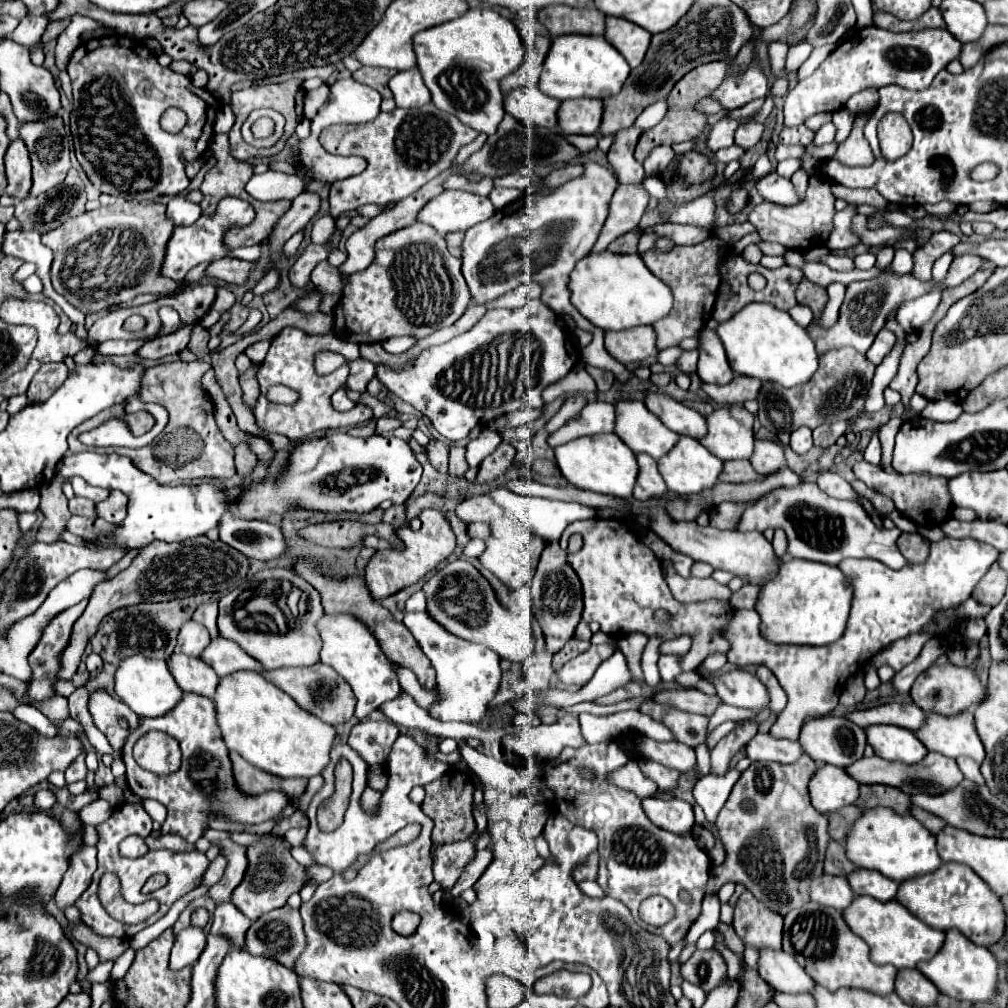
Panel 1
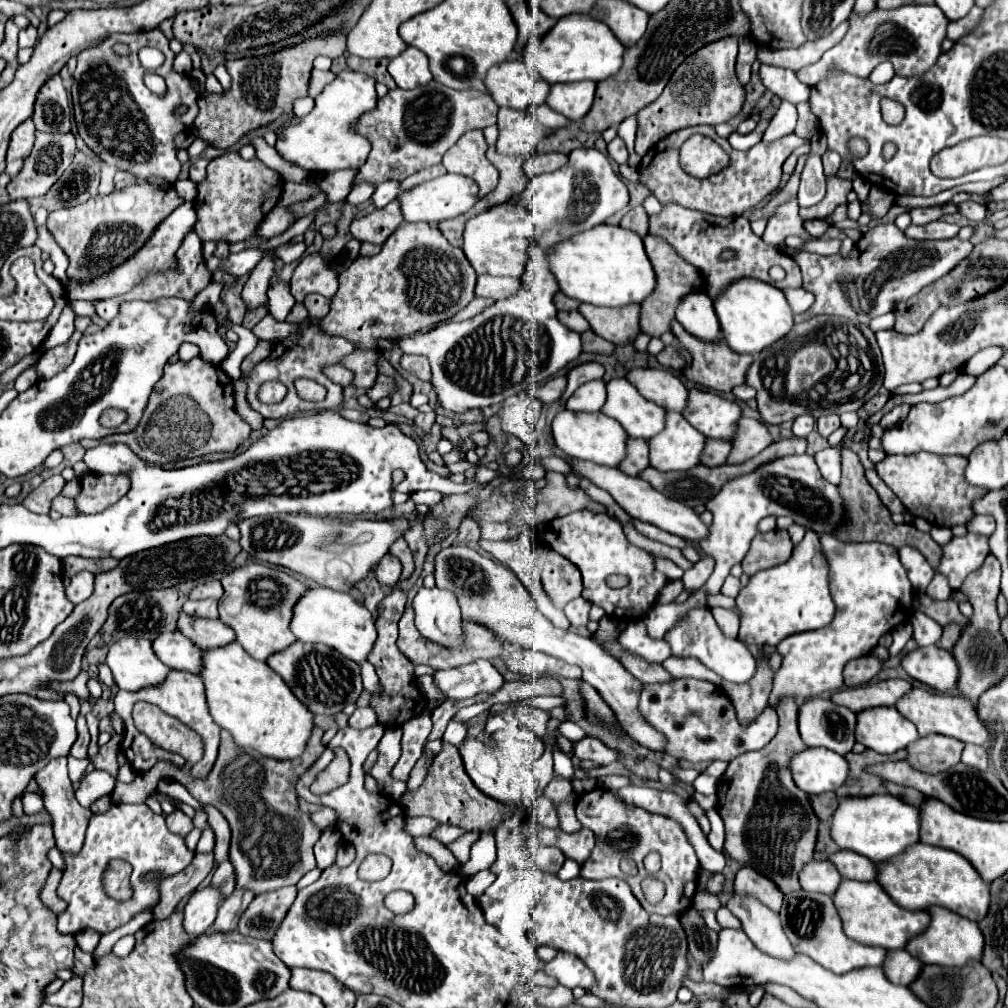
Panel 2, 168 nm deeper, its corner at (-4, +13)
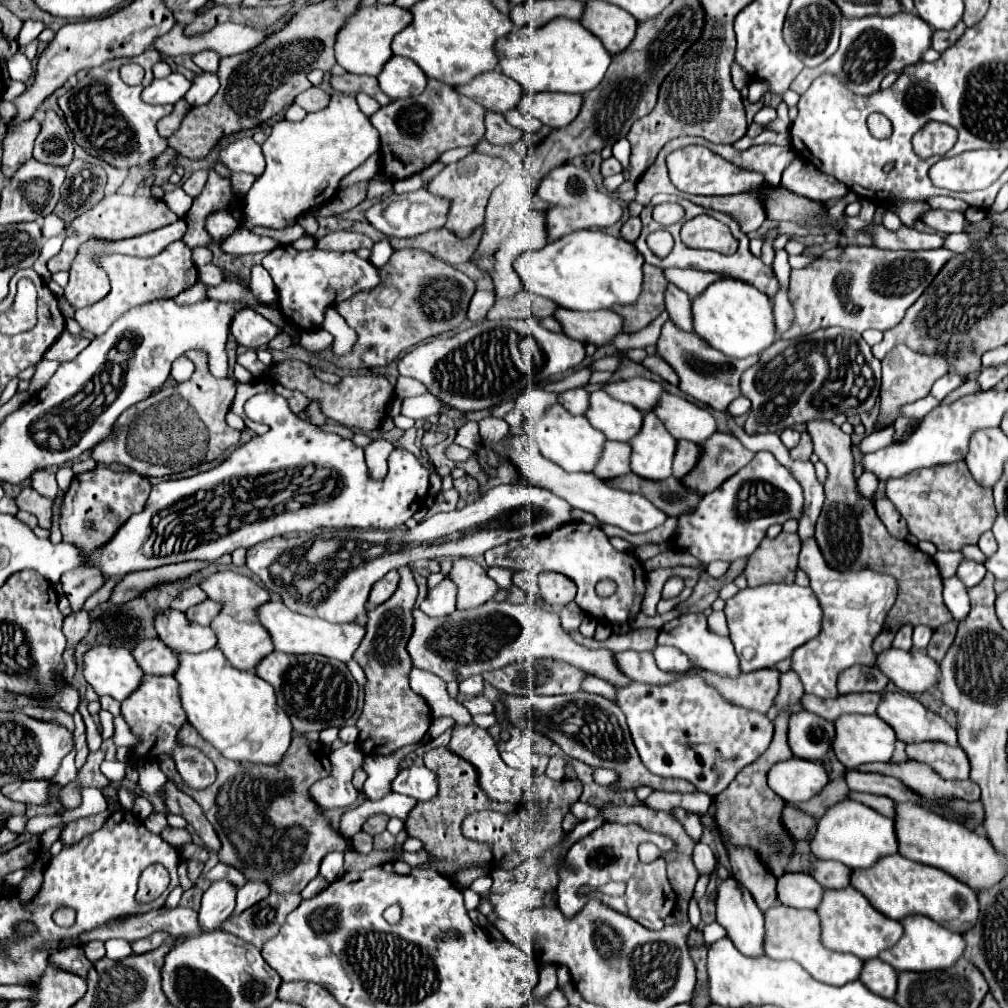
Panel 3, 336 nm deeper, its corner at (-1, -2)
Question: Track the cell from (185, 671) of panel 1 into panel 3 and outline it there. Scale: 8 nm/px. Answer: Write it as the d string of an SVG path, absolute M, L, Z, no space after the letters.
M159 638L143 640L133 648L133 658L145 674L173 674L177 670L177 654Z

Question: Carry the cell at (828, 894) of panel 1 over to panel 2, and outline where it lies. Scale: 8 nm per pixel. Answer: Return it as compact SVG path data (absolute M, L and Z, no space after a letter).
M810 861L800 871L800 885L804 891L834 895L840 881L842 875L838 873L836 865L832 865L830 861Z

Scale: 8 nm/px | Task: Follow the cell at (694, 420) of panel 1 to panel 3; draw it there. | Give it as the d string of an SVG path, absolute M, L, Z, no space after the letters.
M631 378L631 380L617 380L617 382L609 382L603 386L603 390L613 396L615 400L621 402L629 402L635 408L649 412L655 408L655 404L659 404L661 398L661 384L647 380L647 378Z

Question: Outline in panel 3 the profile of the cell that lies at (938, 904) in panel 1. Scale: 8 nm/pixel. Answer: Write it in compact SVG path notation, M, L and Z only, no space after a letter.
M901 854L883 856L871 868L851 870L849 882L855 890L859 890L881 914L901 920L907 914L925 914L933 918L937 924L945 926L951 932L965 934L977 922L979 904L977 892L973 892L967 884L949 876L947 872L925 866L919 862L911 862Z

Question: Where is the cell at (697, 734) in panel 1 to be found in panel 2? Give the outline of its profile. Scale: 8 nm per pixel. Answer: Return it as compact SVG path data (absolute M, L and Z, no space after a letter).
M676 679L668 685L644 685L640 695L640 713L650 725L666 735L666 753L692 763L708 759L732 761L742 753L762 749L778 731L778 715L772 707L766 707L760 717L756 717L748 727L742 727L736 721L734 705L728 695L724 695L718 685L698 679Z

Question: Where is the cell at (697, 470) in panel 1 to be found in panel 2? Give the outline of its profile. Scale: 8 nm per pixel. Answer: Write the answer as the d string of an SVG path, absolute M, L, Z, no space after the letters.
M666 413L666 417L666 429L648 441L650 465L658 471L690 471L702 459L706 437L680 413Z

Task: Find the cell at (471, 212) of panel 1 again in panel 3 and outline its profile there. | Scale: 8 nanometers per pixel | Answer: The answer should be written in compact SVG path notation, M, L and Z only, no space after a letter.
M421 188L415 192L405 192L399 196L393 194L389 198L381 198L365 212L365 218L373 228L377 228L379 232L383 232L389 238L393 238L393 236L395 238L413 238L423 232L443 228L445 220L447 220L447 212L449 212L449 200L439 198L439 196L429 196L429 192L425 192L425 188Z

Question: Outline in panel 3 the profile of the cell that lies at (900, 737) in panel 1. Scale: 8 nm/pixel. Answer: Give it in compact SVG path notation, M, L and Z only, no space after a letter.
M843 714L835 724L835 740L833 752L837 760L847 768L857 768L865 762L887 762L895 750L895 732L885 724L877 714L861 716L861 714Z

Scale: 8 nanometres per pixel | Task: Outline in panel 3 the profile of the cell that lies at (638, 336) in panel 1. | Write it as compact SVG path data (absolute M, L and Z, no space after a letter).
M557 308L553 318L561 324L563 334L573 340L581 340L585 344L605 346L611 344L613 336L621 332L621 316L611 310L593 310L593 312L577 312L567 308Z

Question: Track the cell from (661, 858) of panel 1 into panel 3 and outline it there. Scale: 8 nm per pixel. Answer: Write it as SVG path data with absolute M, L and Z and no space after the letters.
M603 824L595 828L589 836L573 844L573 848L567 852L565 864L559 868L559 886L557 886L557 908L563 912L565 918L577 916L577 912L583 910L587 898L577 896L577 888L583 884L593 886L593 890L599 890L599 886L607 882L625 882L627 890L623 896L599 896L603 904L609 908L633 918L641 926L649 930L661 930L663 920L673 912L675 908L675 892L667 880L665 874L665 858L659 856L651 864L643 864L637 856L637 846L641 842L653 842L661 852L669 852L673 848L673 842L667 836L647 832L641 826L629 824Z

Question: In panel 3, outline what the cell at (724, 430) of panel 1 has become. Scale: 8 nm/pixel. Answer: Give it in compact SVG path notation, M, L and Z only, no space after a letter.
M663 392L661 404L657 404L653 412L675 440L691 440L699 444L717 432L715 418L705 408L669 392Z

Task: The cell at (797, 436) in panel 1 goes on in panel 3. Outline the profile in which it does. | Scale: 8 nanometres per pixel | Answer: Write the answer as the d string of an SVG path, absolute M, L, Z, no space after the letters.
M785 428L783 432L781 432L781 440L783 440L783 444L787 446L787 448L795 448L797 444L799 444L799 430L795 430L795 428Z

